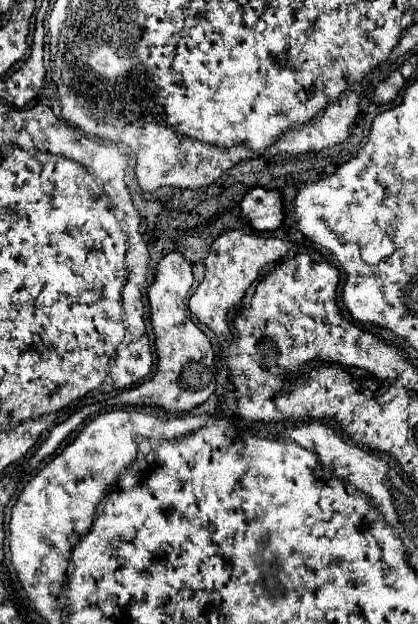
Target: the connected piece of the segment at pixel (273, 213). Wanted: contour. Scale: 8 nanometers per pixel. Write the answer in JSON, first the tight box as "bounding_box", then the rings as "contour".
{"bounding_box":[240,188,284,232],"contour":[[[252,188],[244,196],[240,208],[242,208],[242,216],[252,224],[252,228],[260,232],[276,230],[284,222],[282,194],[278,190]]]}

